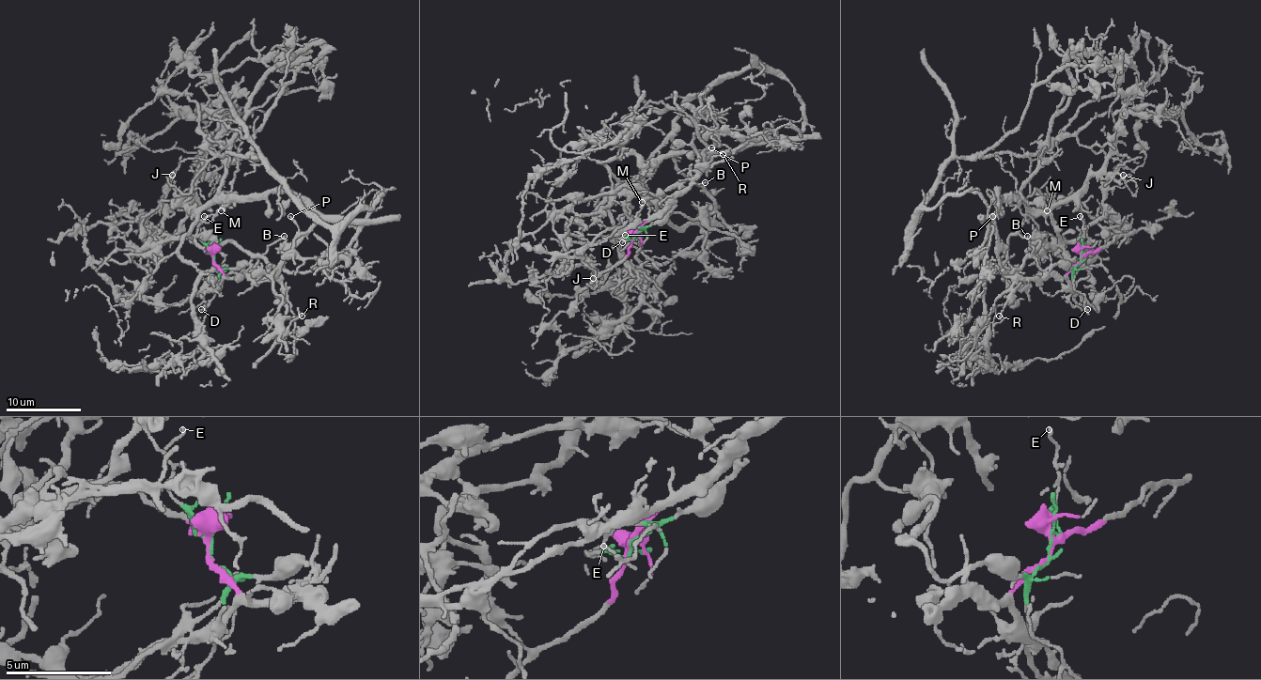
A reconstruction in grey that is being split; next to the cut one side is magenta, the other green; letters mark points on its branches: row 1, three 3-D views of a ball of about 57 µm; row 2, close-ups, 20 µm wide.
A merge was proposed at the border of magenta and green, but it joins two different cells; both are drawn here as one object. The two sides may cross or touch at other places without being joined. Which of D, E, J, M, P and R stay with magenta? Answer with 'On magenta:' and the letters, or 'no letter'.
On magenta: J, M, P, R

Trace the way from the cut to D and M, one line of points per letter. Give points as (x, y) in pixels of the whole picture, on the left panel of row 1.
D: (212, 259), (220, 269), (222, 287), (201, 310)
M: (212, 259), (227, 276), (268, 280), (315, 221), (315, 213), (287, 193), (224, 194), (216, 200), (220, 209)

